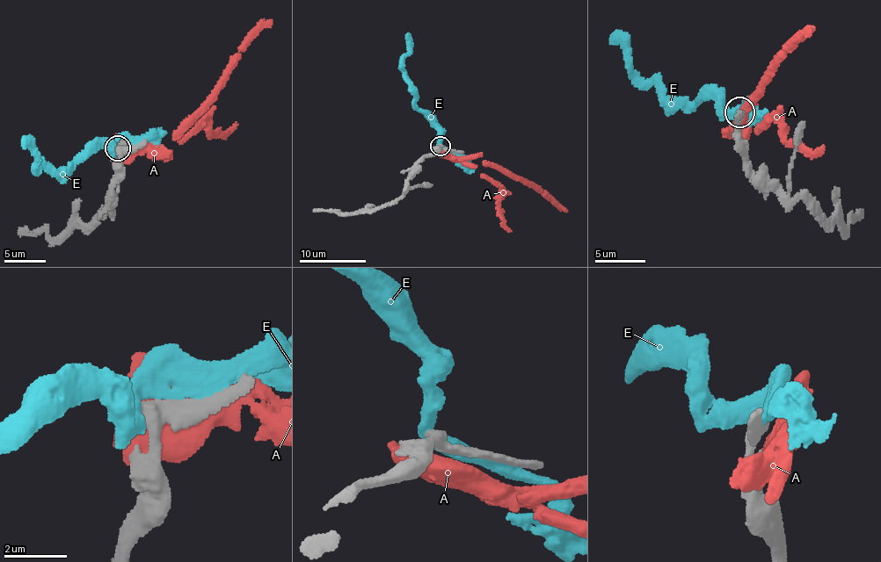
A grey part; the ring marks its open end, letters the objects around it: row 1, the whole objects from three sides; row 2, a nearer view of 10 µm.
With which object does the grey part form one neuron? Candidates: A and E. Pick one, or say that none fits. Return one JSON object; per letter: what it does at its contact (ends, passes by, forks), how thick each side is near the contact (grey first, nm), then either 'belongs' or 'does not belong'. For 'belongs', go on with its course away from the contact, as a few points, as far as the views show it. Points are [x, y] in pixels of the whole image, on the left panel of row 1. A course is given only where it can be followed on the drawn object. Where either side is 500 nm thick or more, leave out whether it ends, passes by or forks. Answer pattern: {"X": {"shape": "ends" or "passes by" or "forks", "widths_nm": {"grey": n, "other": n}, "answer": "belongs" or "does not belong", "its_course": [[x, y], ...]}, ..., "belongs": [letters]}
{"A": {"widths_nm": {"grey": 480, "other": 950}, "answer": "does not belong"}, "E": {"widths_nm": {"grey": 400, "other": 600}, "answer": "does not belong"}, "belongs": []}

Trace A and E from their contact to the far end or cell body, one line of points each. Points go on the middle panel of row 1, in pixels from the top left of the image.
A: (440, 150), (456, 157), (476, 156), (508, 174), (528, 182), (544, 197), (567, 211)
E: (447, 149), (439, 145), (439, 133), (430, 116), (417, 108), (416, 89), (404, 71), (411, 43), (407, 34)

